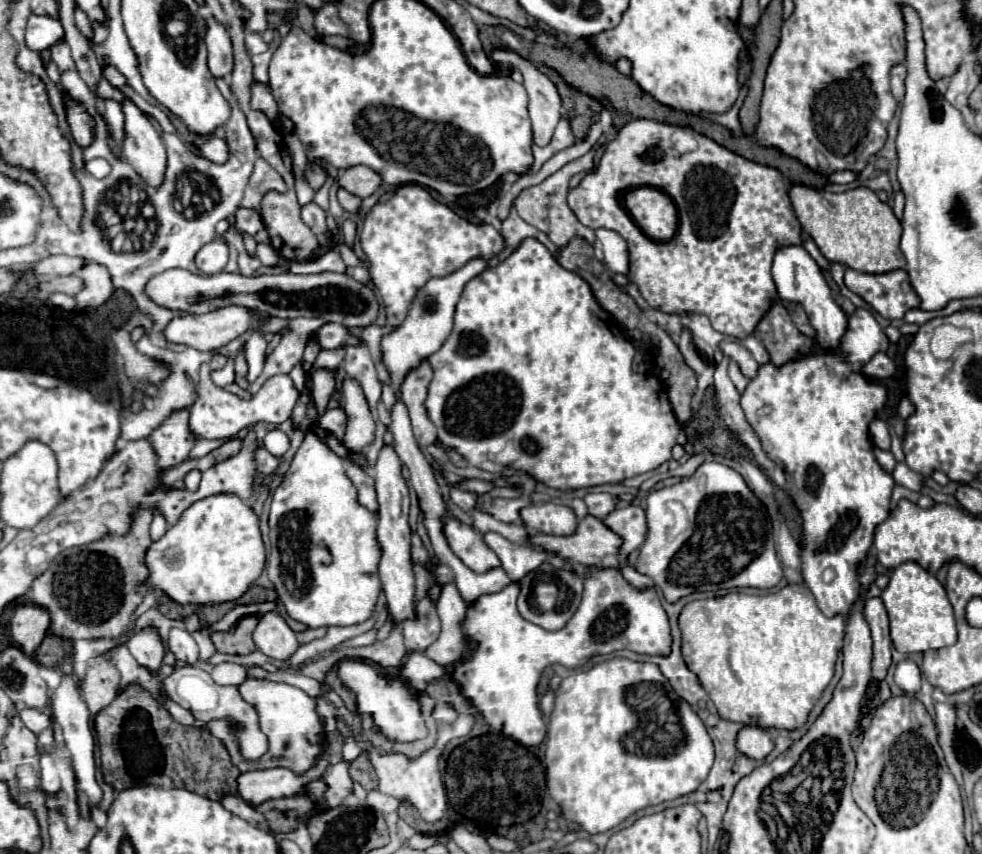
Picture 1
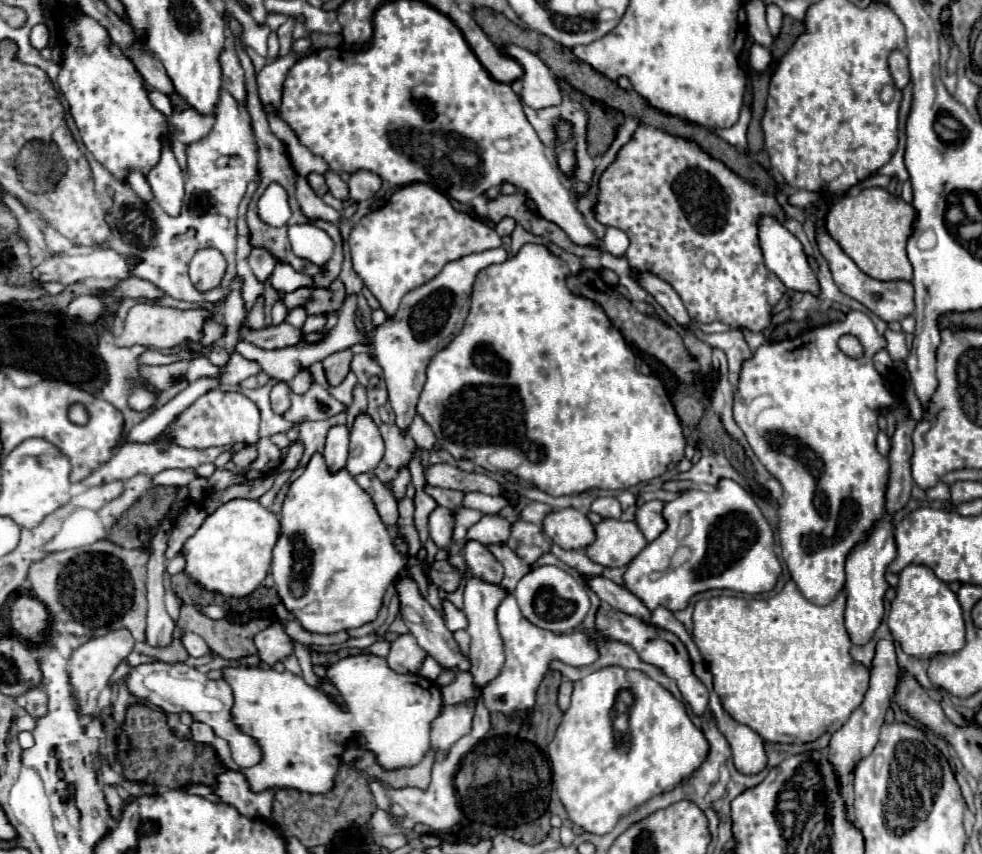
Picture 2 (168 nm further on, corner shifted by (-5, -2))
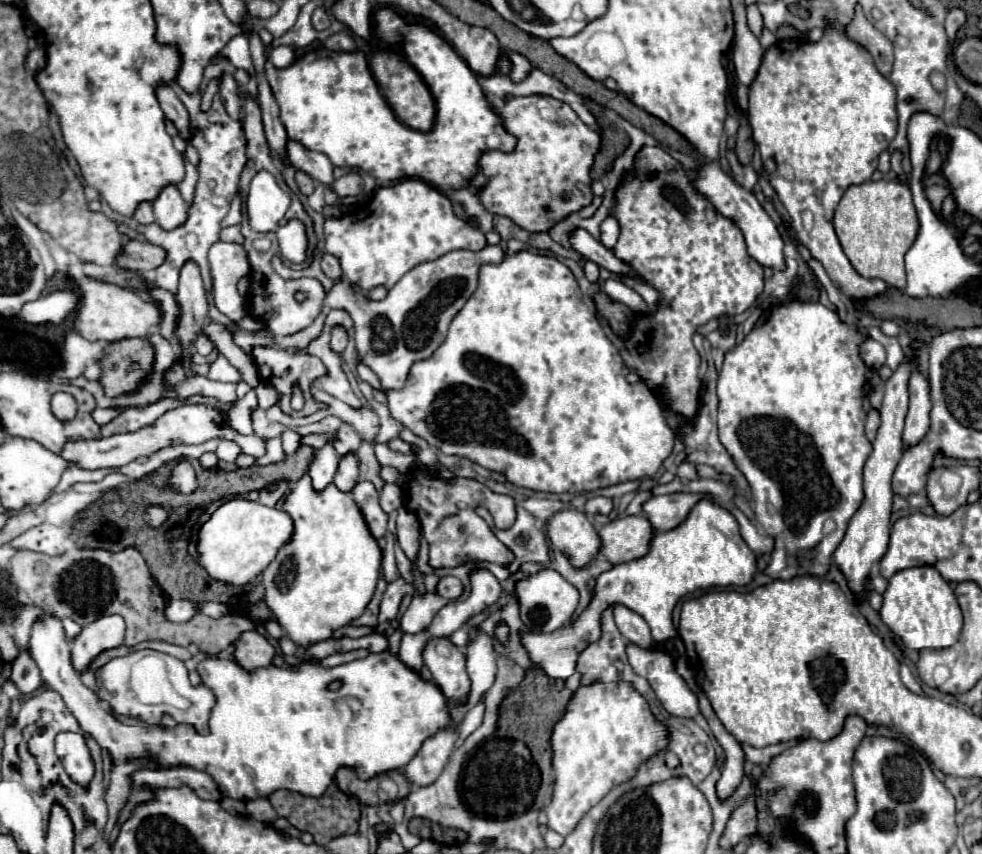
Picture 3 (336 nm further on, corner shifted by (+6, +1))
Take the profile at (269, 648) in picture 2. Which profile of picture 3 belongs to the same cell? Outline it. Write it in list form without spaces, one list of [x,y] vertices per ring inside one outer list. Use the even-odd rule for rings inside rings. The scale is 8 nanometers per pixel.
[[[245,631],[235,645],[235,651],[237,663],[247,671],[271,665],[275,655],[275,647],[257,631]]]

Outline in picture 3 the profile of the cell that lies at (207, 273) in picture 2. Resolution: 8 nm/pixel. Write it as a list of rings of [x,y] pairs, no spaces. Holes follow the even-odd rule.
[[[187,261],[181,267],[179,277],[179,291],[177,291],[177,303],[181,307],[181,319],[175,329],[175,337],[183,349],[181,361],[189,361],[189,347],[197,339],[197,335],[203,331],[203,327],[209,323],[207,315],[207,297],[203,289],[203,279],[199,265],[195,261]]]

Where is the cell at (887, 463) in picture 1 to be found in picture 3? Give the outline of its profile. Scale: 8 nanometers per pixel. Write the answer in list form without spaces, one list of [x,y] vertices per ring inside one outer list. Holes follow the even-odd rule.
[[[869,411],[867,415],[867,425],[865,425],[865,435],[869,441],[875,439],[875,433],[877,433],[877,427],[879,427],[879,413],[877,411]]]

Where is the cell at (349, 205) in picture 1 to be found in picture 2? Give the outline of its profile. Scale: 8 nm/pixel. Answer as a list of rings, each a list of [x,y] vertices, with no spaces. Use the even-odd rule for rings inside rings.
[[[326,170],[326,172],[324,172],[324,178],[326,178],[328,190],[330,190],[336,198],[340,198],[340,200],[346,200],[346,198],[348,198],[348,186],[346,186],[346,182],[342,182],[342,178],[340,178],[338,172]]]

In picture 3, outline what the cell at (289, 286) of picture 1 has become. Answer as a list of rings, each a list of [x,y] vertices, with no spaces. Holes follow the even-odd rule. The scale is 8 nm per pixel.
[[[323,253],[323,259],[321,259],[321,269],[323,269],[323,273],[325,273],[329,279],[333,279],[333,281],[339,281],[339,279],[343,277],[339,261],[337,261],[333,255],[329,255],[329,253]]]

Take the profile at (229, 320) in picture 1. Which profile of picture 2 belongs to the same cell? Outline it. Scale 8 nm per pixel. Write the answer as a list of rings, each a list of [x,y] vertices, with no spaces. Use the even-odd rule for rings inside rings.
[[[142,302],[142,304],[134,304],[124,322],[122,322],[122,330],[120,334],[112,336],[112,342],[116,346],[146,346],[146,348],[174,348],[174,346],[182,346],[184,340],[196,340],[196,336],[200,336],[200,324],[204,324],[204,320],[210,318],[210,314],[206,310],[176,310],[176,308],[168,308],[168,306],[160,306],[160,304],[150,304],[150,302]]]

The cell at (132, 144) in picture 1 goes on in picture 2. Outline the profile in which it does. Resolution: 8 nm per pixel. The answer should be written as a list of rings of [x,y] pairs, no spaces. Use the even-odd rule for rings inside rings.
[[[164,148],[160,164],[148,174],[148,184],[154,192],[154,200],[170,216],[178,216],[184,198],[184,174],[170,148]]]

